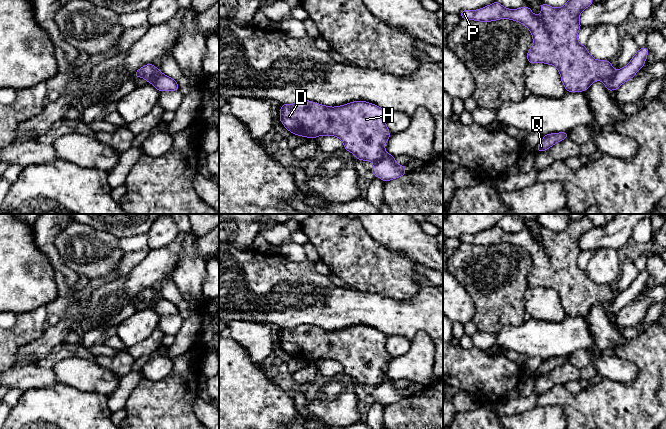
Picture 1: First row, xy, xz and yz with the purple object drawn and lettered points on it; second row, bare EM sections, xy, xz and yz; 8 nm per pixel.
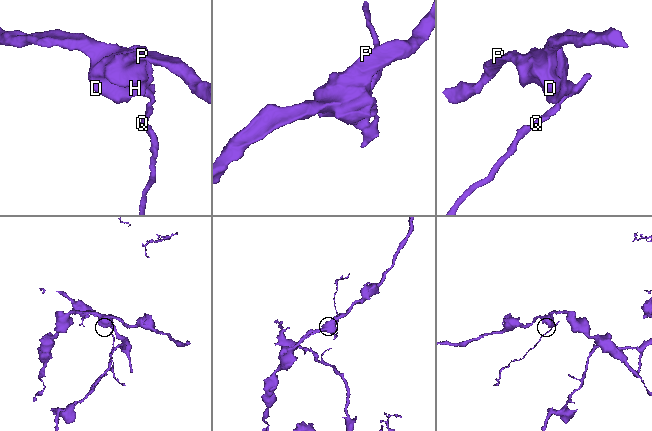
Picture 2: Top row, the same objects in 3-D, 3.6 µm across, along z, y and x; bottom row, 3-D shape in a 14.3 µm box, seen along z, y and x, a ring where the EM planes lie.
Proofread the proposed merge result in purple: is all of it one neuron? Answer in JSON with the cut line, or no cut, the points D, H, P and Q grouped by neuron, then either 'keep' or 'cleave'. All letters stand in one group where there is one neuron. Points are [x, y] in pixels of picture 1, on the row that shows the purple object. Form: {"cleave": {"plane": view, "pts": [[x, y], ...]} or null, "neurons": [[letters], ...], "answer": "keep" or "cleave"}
{"cleave": {"plane": "xz", "pts": [[386, 153], [374, 163]]}, "neurons": [["D", "H", "P"], ["Q"]], "answer": "cleave"}

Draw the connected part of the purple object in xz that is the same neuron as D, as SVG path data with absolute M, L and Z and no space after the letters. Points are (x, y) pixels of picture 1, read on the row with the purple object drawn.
M301 100L282 104L279 120L298 136L314 139L321 135L336 136L357 160L375 163L387 154L384 148L390 138L387 115L384 108L366 101L330 107Z

